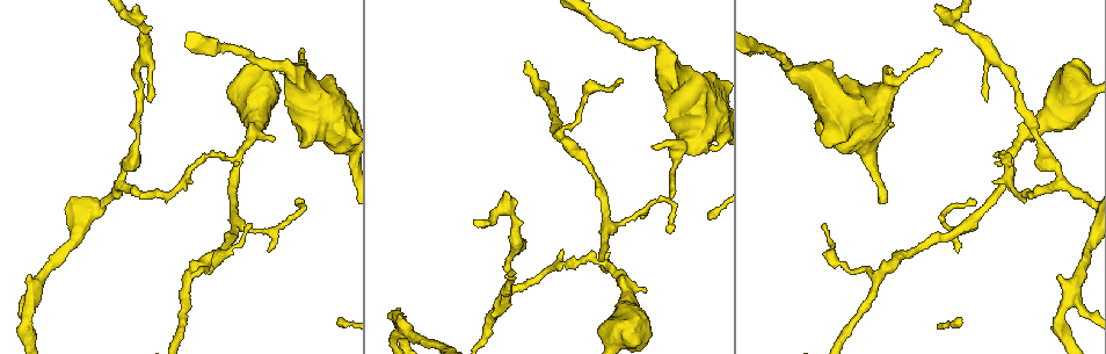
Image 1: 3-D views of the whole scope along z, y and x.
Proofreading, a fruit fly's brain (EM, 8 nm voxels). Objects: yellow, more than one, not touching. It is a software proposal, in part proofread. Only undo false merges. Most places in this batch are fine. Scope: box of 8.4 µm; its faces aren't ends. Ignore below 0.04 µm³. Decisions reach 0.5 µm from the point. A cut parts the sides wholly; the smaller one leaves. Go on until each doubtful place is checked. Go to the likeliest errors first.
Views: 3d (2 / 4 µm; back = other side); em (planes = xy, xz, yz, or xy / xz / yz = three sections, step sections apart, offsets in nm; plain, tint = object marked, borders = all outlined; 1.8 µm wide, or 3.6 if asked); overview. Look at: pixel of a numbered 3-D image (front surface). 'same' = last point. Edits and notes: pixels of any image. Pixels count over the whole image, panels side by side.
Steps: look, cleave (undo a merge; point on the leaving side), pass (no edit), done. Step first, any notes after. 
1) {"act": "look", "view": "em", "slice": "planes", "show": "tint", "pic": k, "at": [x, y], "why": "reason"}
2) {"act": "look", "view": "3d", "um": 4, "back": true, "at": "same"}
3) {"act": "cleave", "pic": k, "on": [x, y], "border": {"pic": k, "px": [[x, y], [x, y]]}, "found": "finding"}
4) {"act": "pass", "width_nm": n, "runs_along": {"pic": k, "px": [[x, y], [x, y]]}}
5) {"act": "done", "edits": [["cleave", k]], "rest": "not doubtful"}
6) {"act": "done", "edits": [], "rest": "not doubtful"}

{"act": "look", "view": "em", "slice": "xz", "step": 4, "show": "tint", "pic": 1, "at": [1057, 188], "why": "three-way junction"}

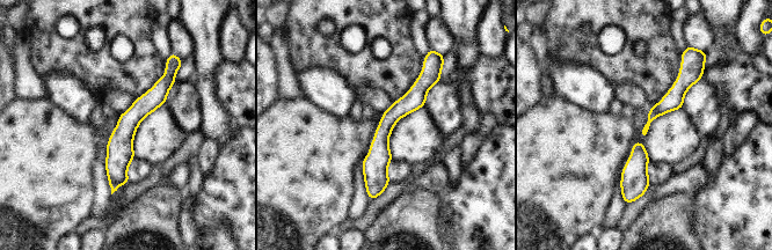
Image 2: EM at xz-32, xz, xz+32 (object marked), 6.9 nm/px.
{"act": "look", "view": "em", "slice": "xy", "step": 4, "show": "borders", "at": "same"}

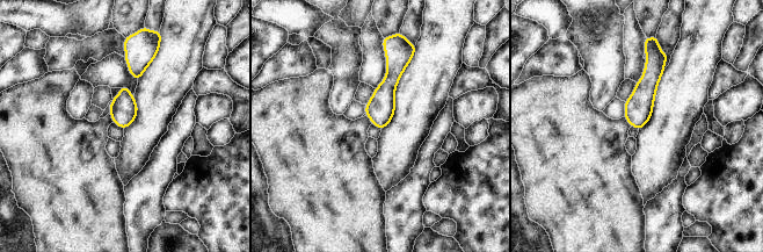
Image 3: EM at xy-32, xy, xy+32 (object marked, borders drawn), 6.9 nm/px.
{"act": "pass", "runs_along": {"pic": 3, "px": [[653, 55], [639, 126]]}, "found": "continuous, no second neuron"}

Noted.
{"act": "look", "view": "em", "um": 3.6, "slice": "planes", "show": "tint", "pic": 1, "at": [236, 160], "why": "abrupt turn"}

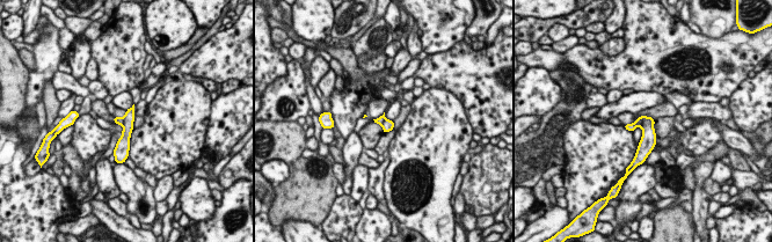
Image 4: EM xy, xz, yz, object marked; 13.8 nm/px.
{"act": "cleave", "pic": 4, "on": [632, 126], "border": {"pic": 4, "px": [[640, 117], [641, 126]]}, "found": "two neurons meet here"}

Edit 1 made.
{"act": "done", "edits": [["cleave", 4]], "rest": "not doubtful"}

